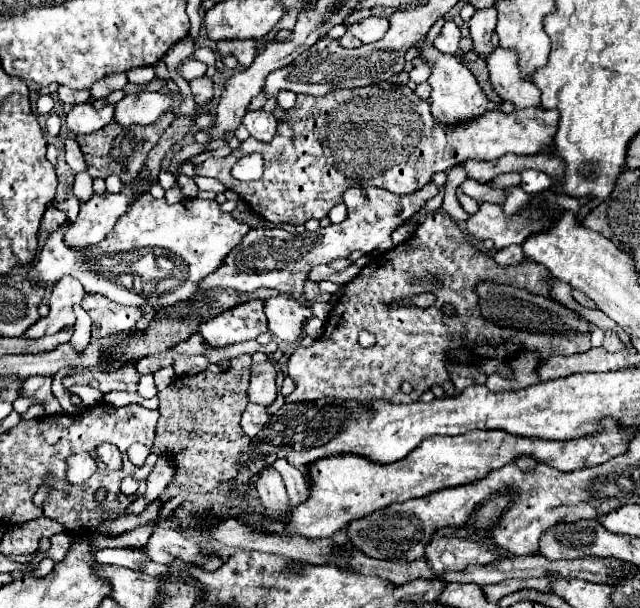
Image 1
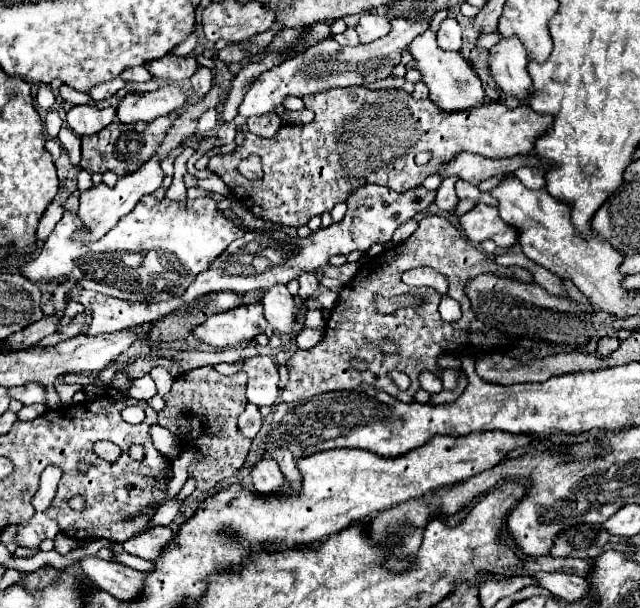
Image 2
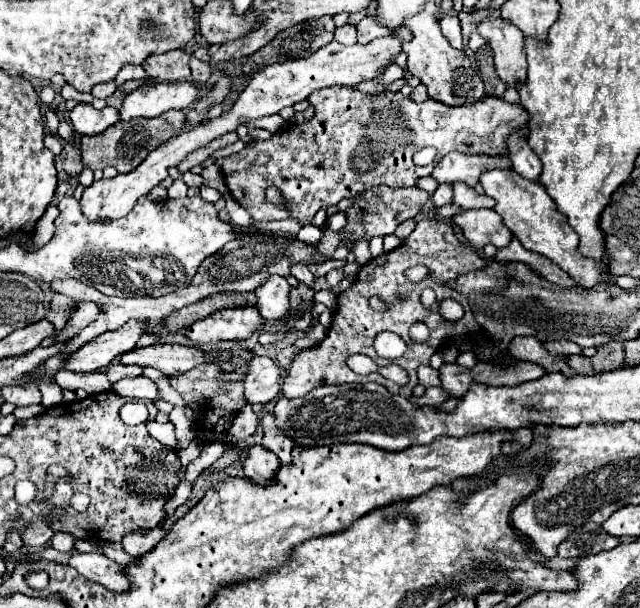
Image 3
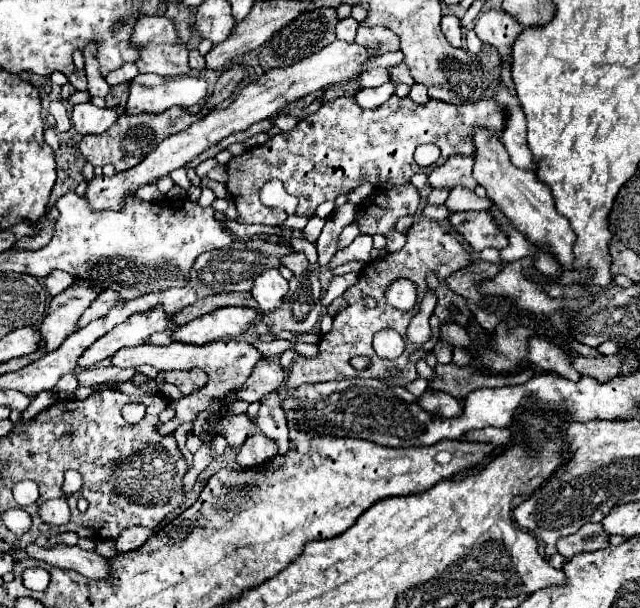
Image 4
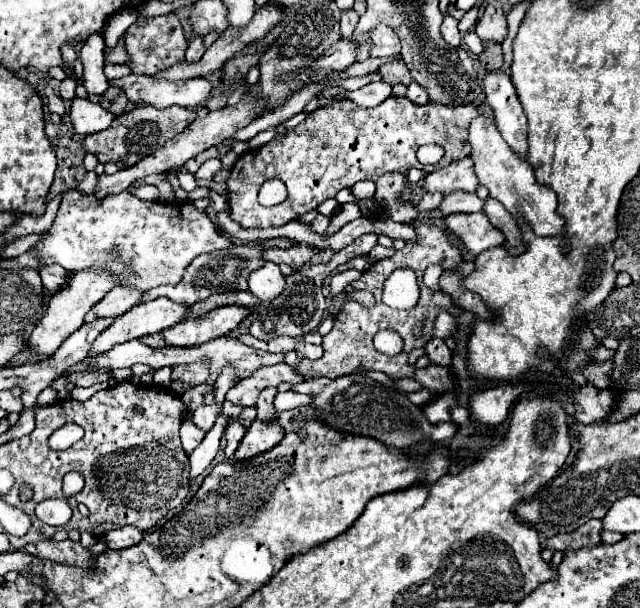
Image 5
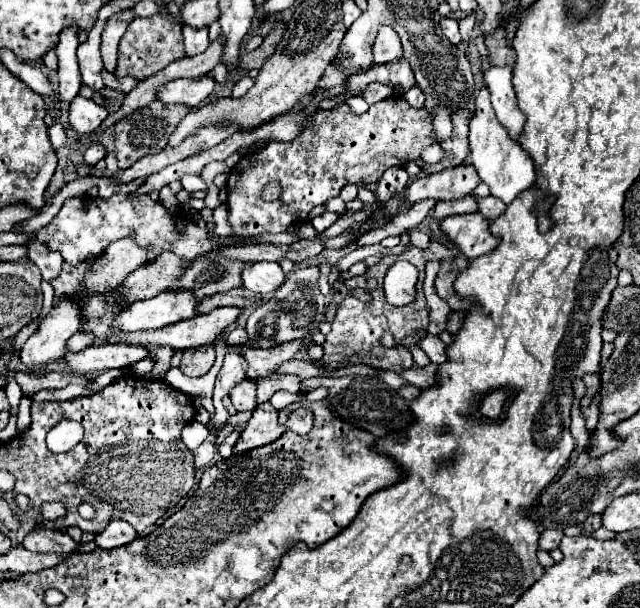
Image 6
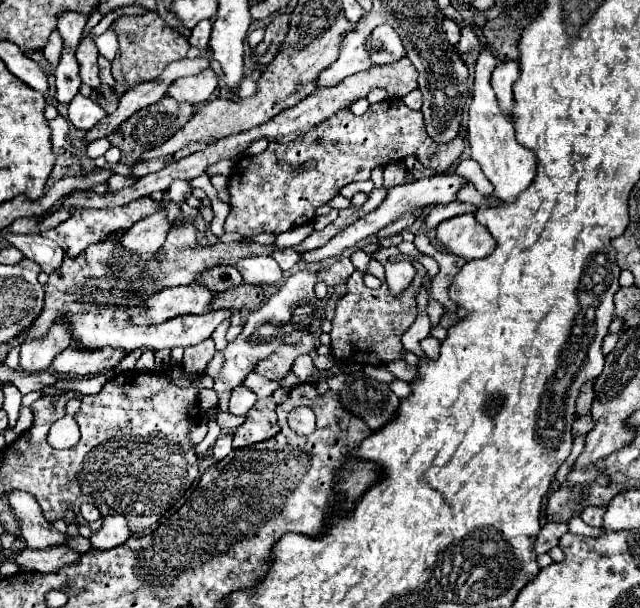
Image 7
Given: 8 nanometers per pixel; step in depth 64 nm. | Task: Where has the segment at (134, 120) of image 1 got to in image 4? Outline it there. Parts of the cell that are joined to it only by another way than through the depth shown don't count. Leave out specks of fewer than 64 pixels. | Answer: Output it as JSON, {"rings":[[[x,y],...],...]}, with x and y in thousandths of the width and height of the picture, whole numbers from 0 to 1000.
{"rings":[[[216,122],[203,138],[197,188],[250,188],[269,174],[300,178],[322,161],[325,138],[306,125],[250,128],[244,122]]]}

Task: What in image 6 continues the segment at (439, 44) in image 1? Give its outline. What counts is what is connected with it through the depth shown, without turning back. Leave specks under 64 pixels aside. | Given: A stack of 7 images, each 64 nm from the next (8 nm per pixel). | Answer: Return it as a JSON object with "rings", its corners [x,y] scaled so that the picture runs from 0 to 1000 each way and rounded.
{"rings":[[[691,30],[688,43],[691,43],[694,59],[703,66],[703,72],[716,76],[716,72],[719,72],[719,66],[722,66],[722,63],[719,63],[719,53],[716,53],[716,36],[713,36],[709,30]]]}

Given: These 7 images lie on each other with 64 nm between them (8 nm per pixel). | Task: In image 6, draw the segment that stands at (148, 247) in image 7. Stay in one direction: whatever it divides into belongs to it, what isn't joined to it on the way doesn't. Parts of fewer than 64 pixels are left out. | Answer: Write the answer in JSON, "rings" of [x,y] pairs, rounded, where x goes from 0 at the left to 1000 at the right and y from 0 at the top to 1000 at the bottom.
{"rings":[[[203,391],[175,398],[163,424],[131,451],[128,474],[134,484],[163,484],[191,467],[191,461],[228,429],[228,408],[219,408]]]}

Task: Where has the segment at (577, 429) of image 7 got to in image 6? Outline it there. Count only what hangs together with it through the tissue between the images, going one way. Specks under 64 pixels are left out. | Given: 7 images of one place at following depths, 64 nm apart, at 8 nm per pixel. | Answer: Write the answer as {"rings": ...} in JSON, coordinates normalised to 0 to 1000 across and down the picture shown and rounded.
{"rings":[[[928,648],[922,668],[909,671],[909,684],[914,691],[914,701],[919,707],[931,704],[931,694],[934,694],[934,684],[938,684],[938,648]]]}

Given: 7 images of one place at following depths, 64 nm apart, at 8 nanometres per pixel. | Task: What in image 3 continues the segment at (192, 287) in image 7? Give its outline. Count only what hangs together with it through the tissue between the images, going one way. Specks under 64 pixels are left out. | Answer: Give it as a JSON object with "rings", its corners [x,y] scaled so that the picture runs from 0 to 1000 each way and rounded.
{"rings":[[[203,526],[200,533],[194,533],[194,539],[184,539],[178,546],[166,546],[166,549],[156,549],[150,553],[147,559],[141,559],[138,566],[131,566],[131,572],[122,572],[113,586],[106,586],[106,592],[100,592],[100,609],[109,609],[109,612],[153,612],[159,605],[169,605],[169,599],[200,579],[200,576],[209,576],[213,572],[213,563],[219,559],[219,553],[234,539],[234,530],[213,530],[213,526]]]}

